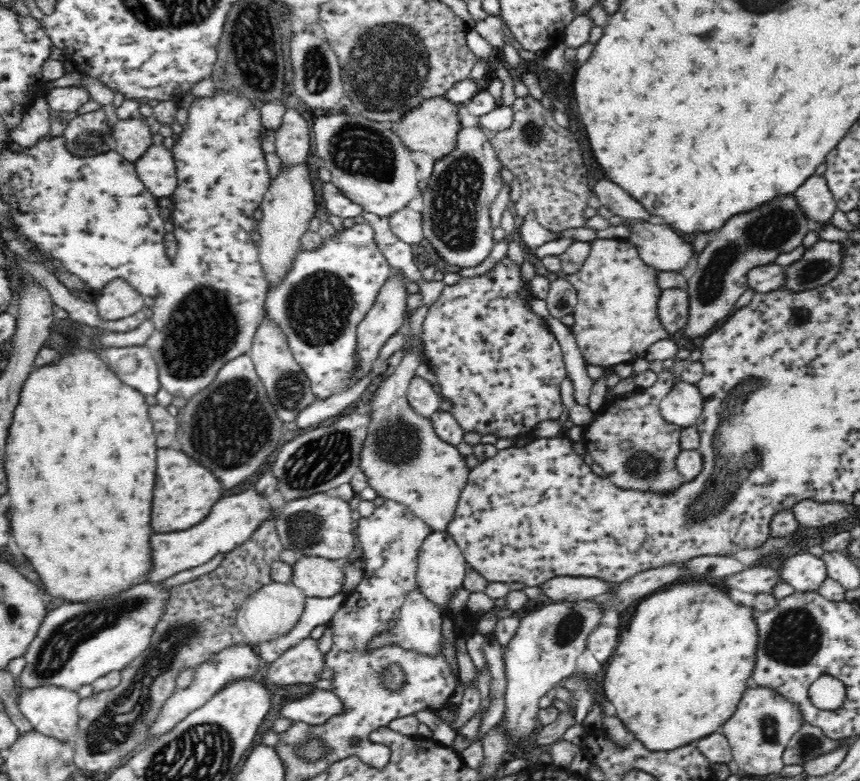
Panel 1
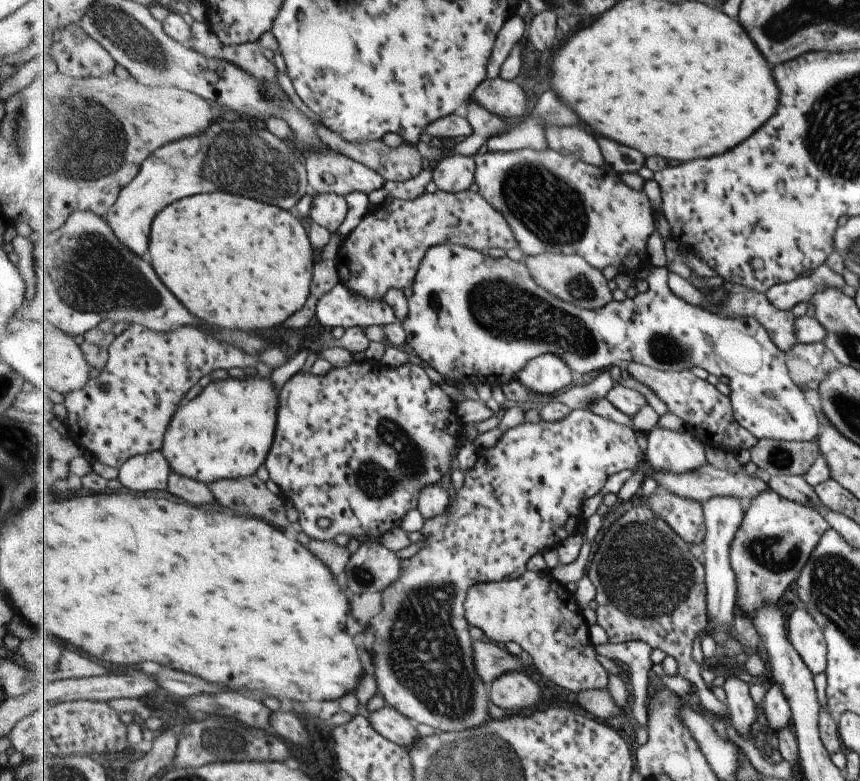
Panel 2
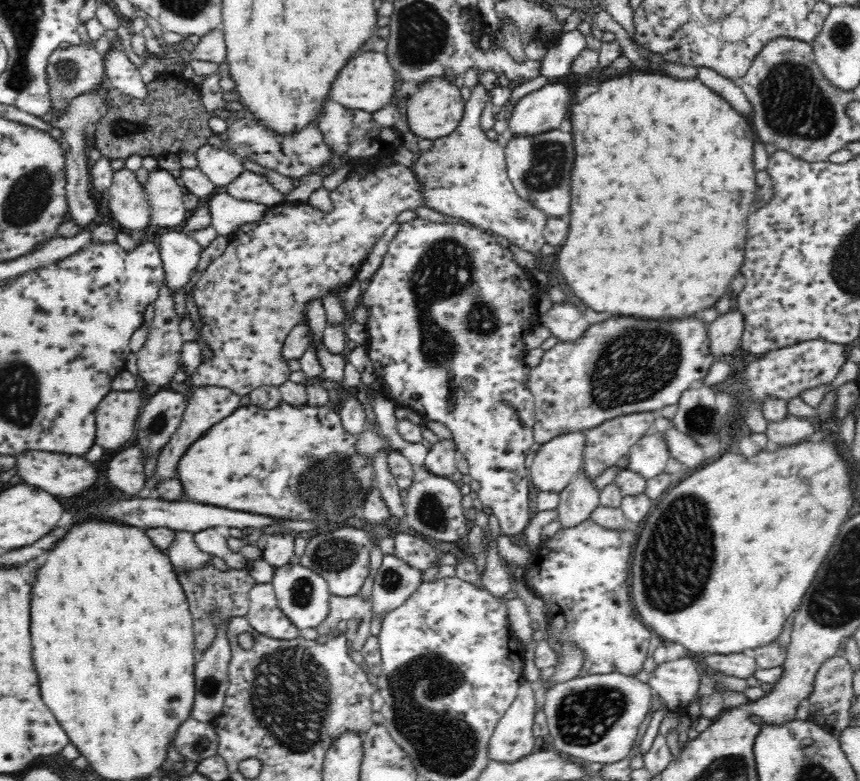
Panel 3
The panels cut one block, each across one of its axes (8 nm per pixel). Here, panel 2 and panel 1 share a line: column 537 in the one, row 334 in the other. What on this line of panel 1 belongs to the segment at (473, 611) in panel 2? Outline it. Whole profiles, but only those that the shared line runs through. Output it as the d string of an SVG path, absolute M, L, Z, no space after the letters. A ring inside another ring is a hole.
M598 237L589 243L590 250L580 270L564 276L577 290L577 303L572 310L574 324L570 327L571 332L576 338L586 366L590 364L605 370L617 364L632 364L638 359L644 359L646 350L654 342L668 339L670 336L657 318L656 306L661 290L656 285L656 269L640 258L636 247L628 240Z

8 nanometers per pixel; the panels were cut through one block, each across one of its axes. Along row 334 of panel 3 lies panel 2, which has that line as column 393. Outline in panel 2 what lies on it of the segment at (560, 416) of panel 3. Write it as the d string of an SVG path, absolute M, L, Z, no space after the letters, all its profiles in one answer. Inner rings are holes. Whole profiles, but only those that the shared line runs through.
M573 409L567 418L555 422L541 419L536 423L523 423L509 429L496 442L493 447L478 448L477 462L470 468L464 479L463 486L458 489L457 494L452 498L450 505L445 512L424 521L421 532L425 536L424 547L421 547L411 558L404 559L400 577L382 592L383 610L381 616L371 620L371 632L375 634L373 642L373 656L375 656L375 668L372 675L375 676L378 695L384 700L385 704L396 708L412 722L430 725L436 731L460 731L470 729L485 724L487 720L487 708L489 708L490 696L485 692L486 684L479 676L475 659L473 638L469 634L469 621L466 619L465 601L468 592L479 583L502 581L503 579L516 579L527 572L527 562L535 556L542 554L547 548L561 546L565 539L579 533L581 520L583 520L583 502L595 494L599 494L609 476L621 472L621 470L637 470L645 462L645 452L637 444L635 428L629 425L619 424L617 421L609 420L594 413L591 409Z

